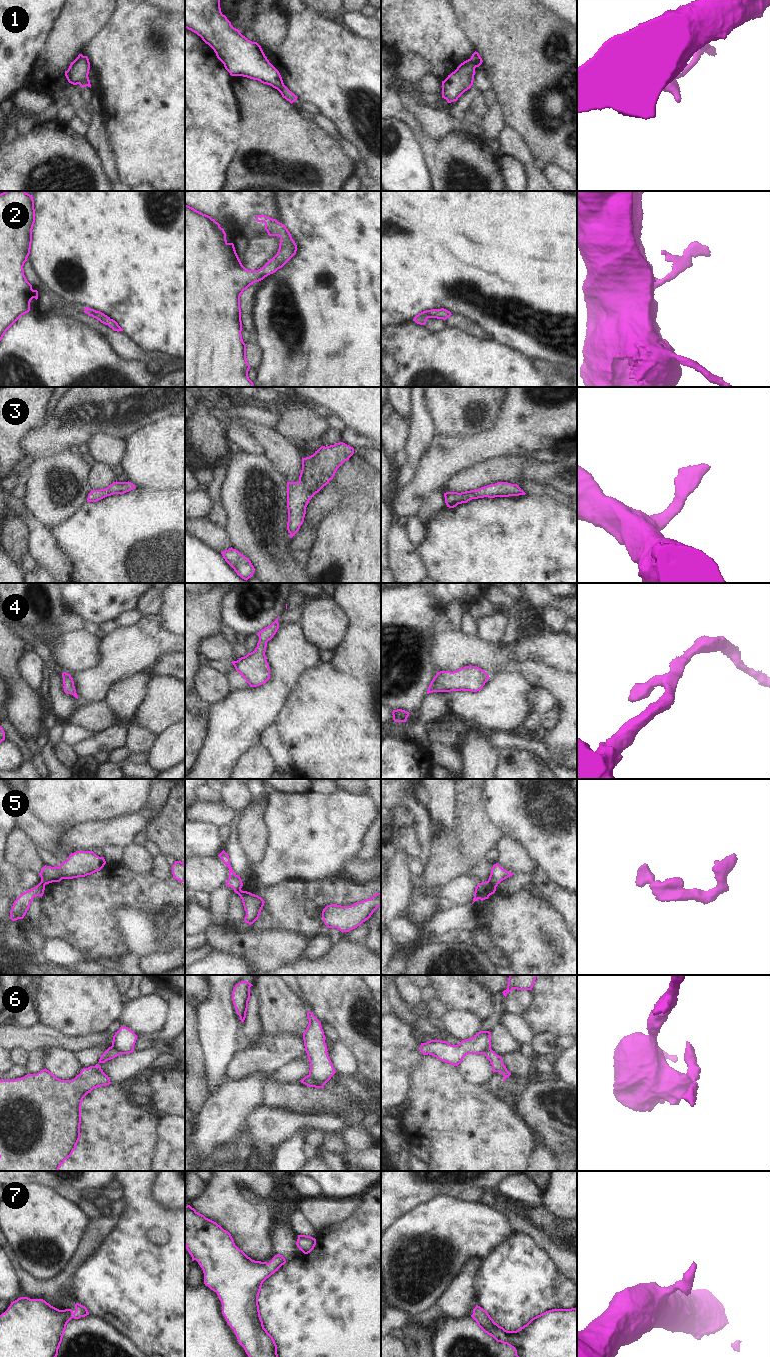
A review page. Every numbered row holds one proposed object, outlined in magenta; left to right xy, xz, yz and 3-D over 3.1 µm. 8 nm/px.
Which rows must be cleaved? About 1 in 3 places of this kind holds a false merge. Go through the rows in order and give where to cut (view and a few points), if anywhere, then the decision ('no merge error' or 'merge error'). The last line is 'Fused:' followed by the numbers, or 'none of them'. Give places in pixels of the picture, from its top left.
1: cut in yz along (470, 58), (477, 66); merge error
2: no cut; no merge error
3: no cut; no merge error
4: no cut; no merge error
5: cut in yz along (488, 879), (495, 887); merge error
6: cut in xz along (309, 1074), (323, 1087); merge error
7: no cut; no merge error
Fused: 1, 5, 6

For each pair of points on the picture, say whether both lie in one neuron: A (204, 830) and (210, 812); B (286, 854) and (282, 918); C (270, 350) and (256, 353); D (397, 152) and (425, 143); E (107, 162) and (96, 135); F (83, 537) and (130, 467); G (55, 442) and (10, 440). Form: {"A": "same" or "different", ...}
{"A": "different", "B": "different", "C": "different", "D": "different", "E": "same", "F": "different", "G": "different"}

